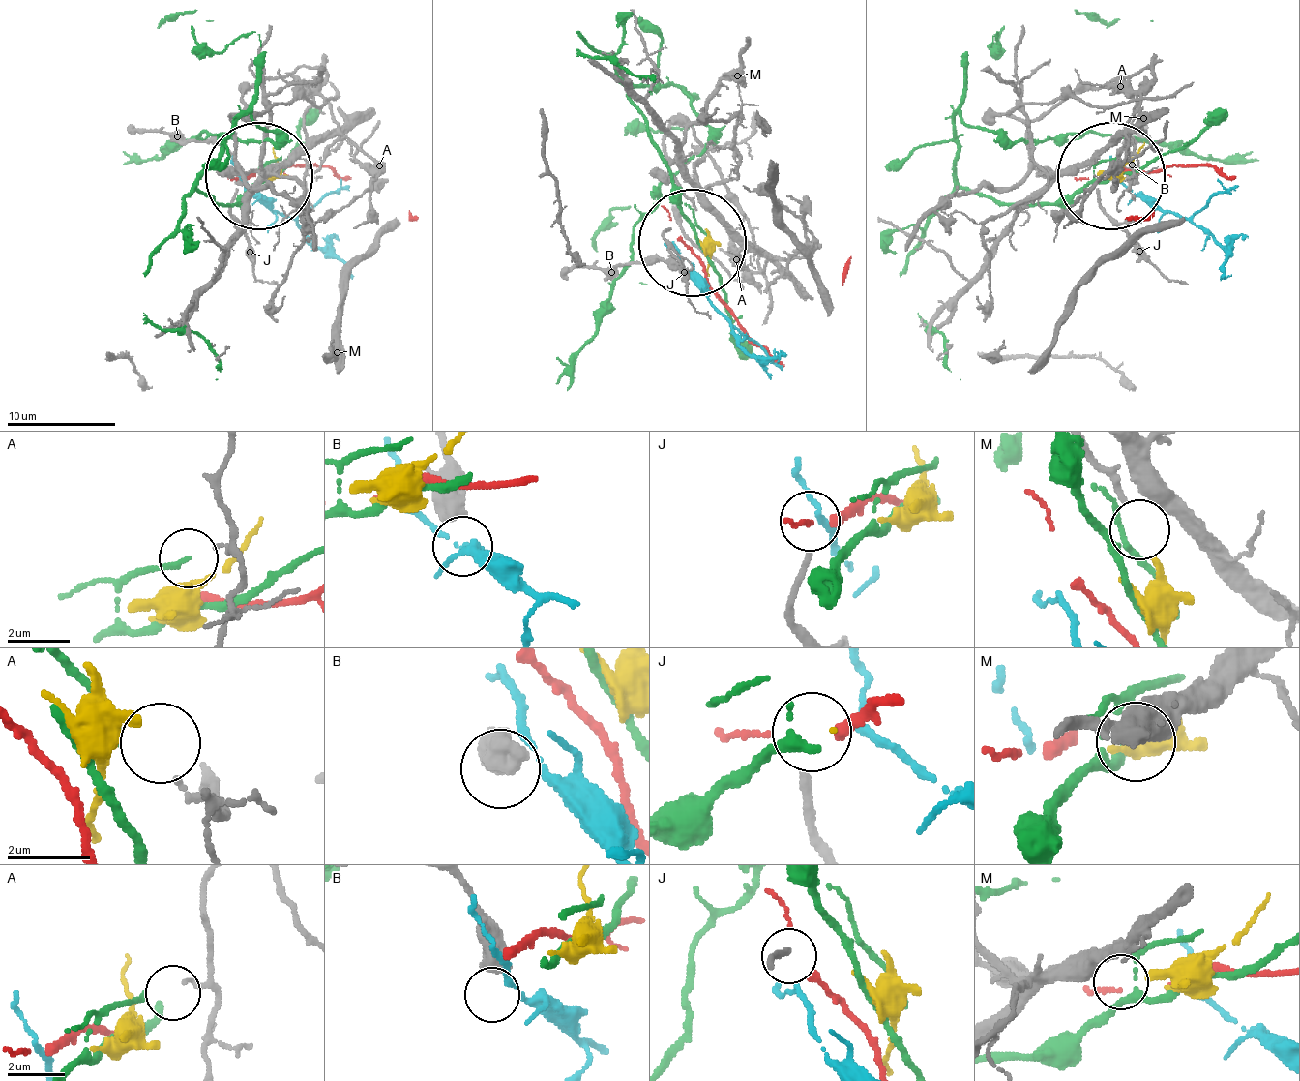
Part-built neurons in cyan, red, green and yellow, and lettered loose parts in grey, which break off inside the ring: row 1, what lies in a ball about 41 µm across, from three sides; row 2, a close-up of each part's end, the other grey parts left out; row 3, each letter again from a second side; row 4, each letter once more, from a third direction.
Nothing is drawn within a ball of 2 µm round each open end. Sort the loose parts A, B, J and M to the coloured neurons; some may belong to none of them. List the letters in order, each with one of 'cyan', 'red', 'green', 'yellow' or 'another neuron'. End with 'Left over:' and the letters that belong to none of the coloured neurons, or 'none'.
A: another neuron
B: another neuron
J: red
M: yellow
Left over: A, B

